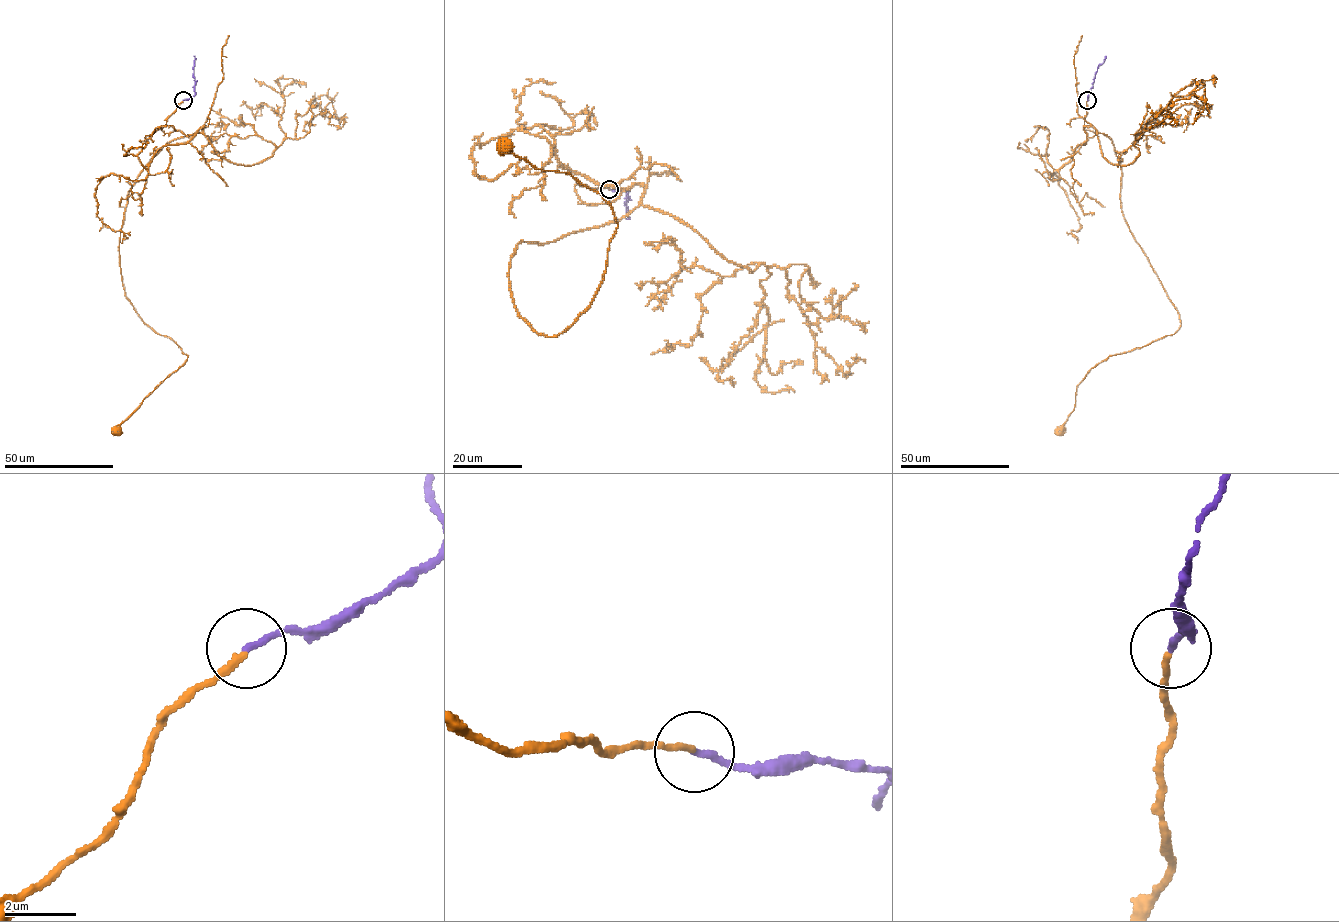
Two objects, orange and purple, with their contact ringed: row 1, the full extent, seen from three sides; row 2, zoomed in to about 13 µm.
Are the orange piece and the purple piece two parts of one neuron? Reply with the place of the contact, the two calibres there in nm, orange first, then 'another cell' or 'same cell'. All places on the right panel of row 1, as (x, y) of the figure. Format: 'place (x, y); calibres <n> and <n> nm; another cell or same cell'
place (1087, 100); calibres 180 and 180 nm; same cell

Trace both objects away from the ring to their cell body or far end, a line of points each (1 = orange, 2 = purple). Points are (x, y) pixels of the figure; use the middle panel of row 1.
1: (609, 189), (575, 186), (645, 187), (511, 256), (537, 333), (590, 303), (617, 222), (505, 142)
2: (609, 189), (628, 192), (625, 202), (629, 218), (627, 219)

